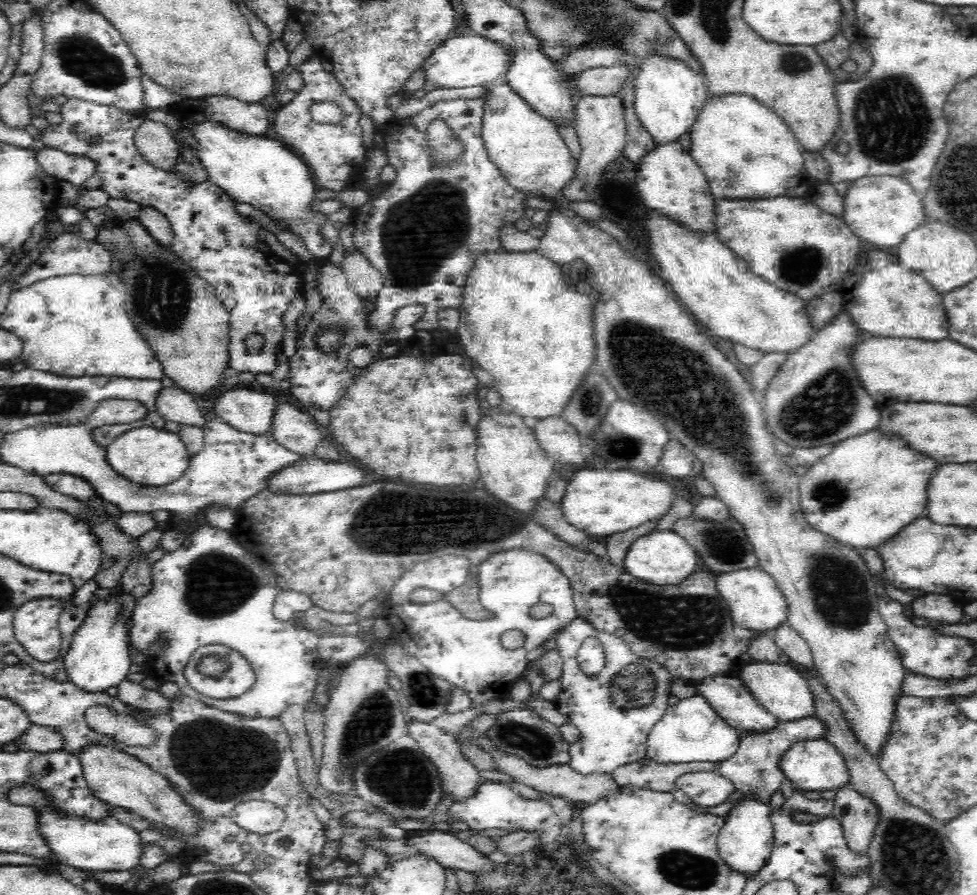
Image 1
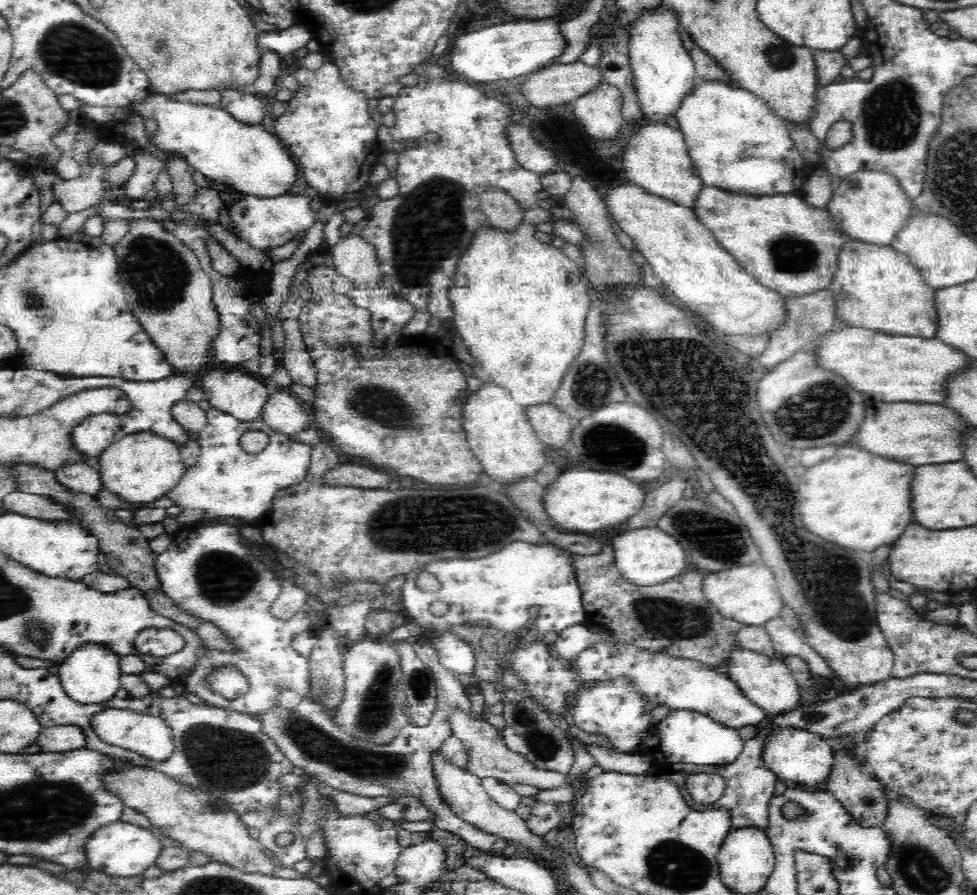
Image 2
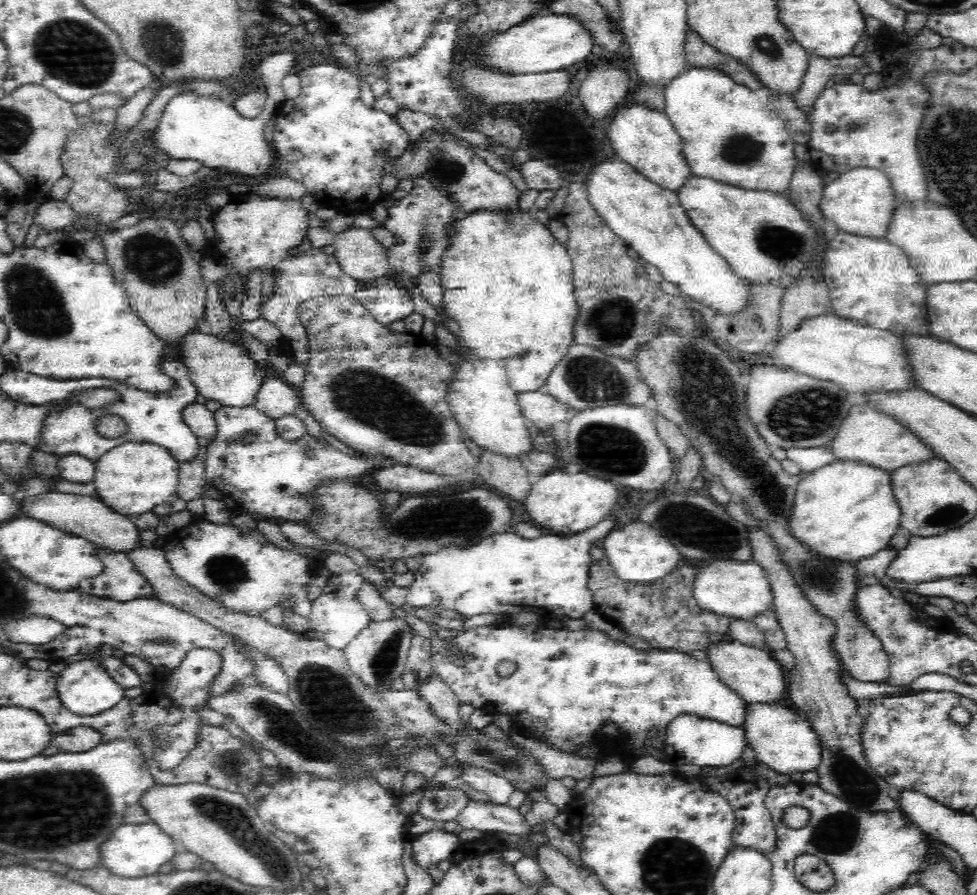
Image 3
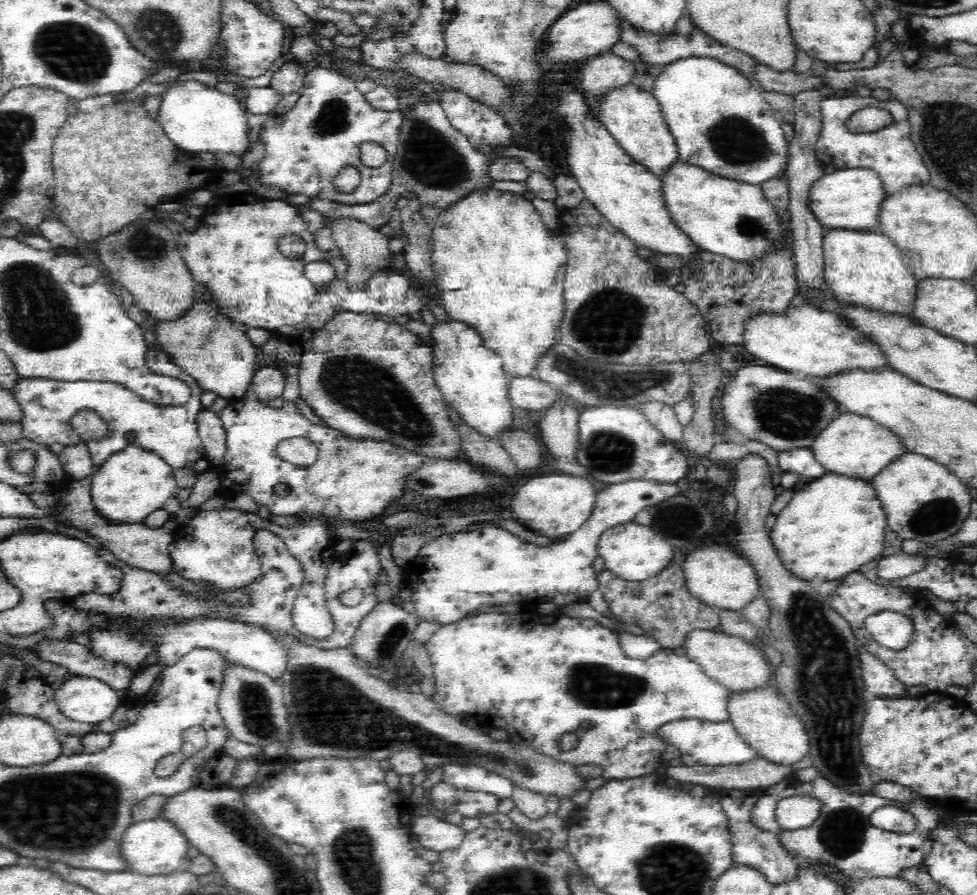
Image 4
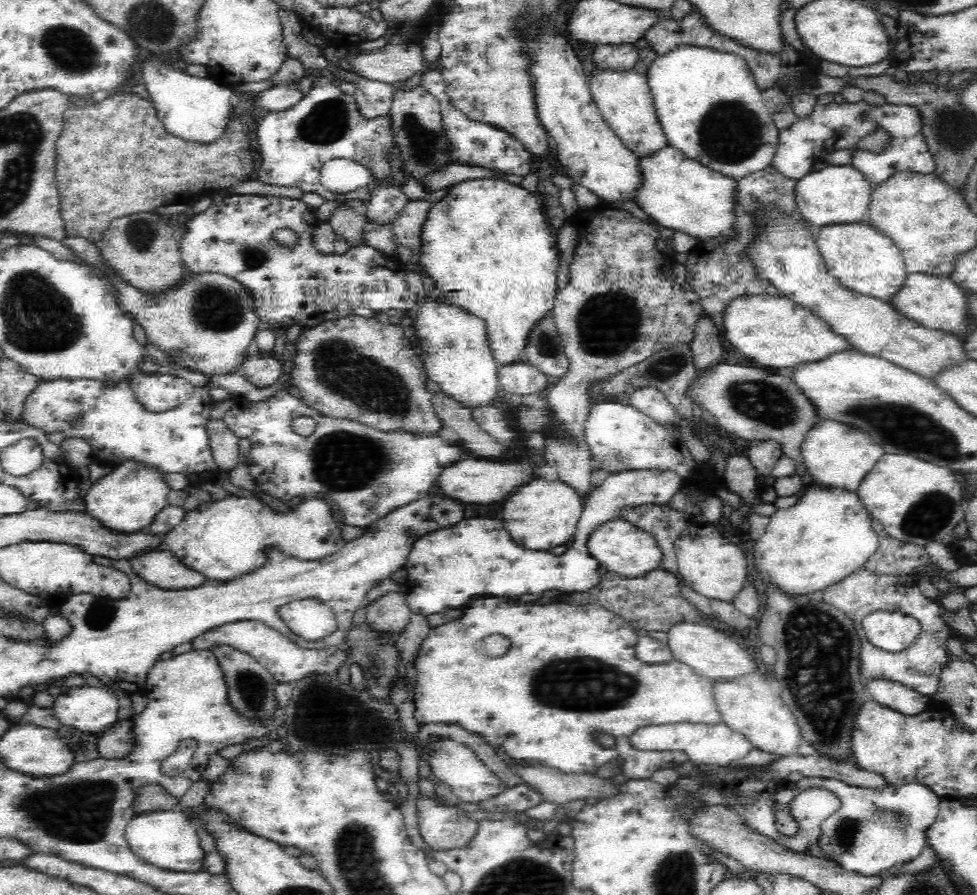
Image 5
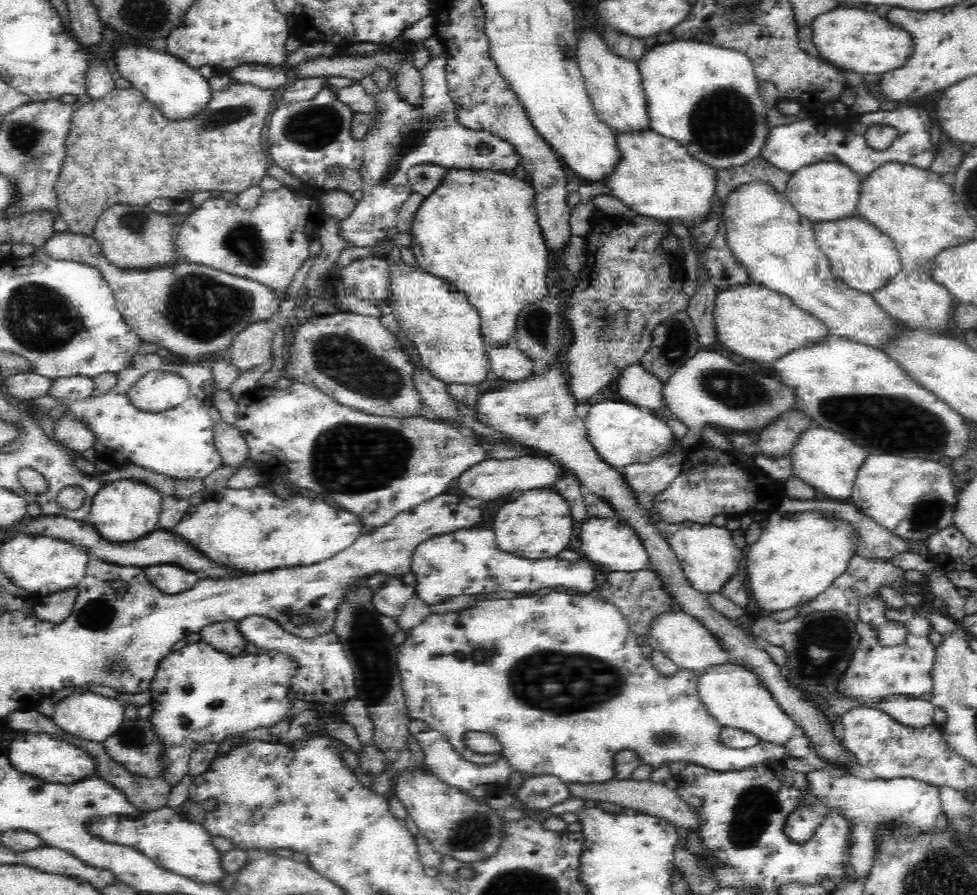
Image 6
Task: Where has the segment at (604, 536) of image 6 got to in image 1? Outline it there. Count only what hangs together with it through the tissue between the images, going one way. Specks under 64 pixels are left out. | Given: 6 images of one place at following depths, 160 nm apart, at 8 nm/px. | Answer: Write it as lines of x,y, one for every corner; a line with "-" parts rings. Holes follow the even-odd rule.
654,530
649,534
634,540
624,555
622,568
630,577
651,584
674,584
686,580
688,574
693,574
701,568
694,549
688,546
676,532

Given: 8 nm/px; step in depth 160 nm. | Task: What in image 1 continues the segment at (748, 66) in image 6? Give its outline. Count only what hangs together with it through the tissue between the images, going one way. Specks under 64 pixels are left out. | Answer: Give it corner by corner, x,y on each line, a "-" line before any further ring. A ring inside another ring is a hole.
748,94
709,96
690,125
690,154
708,181
715,199
767,199
807,197
812,178
806,171
801,146
790,127
770,107

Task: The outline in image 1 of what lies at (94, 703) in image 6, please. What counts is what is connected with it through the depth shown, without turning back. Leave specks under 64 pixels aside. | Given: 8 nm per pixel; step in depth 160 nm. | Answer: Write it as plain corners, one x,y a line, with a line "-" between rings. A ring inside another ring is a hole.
115,600
96,602
72,639
71,648
63,660
63,668
75,688
90,694
104,693
126,678
132,662
129,654
131,642
123,620
119,618
119,606

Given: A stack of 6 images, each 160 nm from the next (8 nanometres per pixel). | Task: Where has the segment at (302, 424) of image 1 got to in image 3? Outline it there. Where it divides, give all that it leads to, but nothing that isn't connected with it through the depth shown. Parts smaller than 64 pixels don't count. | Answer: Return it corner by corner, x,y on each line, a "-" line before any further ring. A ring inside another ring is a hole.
269,371
259,386
254,405
275,420
278,417
293,415
299,398
297,389

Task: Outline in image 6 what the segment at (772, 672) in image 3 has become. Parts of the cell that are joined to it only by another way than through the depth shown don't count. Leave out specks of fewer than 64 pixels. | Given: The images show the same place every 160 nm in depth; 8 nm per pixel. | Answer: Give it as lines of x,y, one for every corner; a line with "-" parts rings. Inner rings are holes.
678,609
656,615
646,635
650,638
648,641
651,649
662,653
680,669
688,669
698,674
704,667
730,661
730,656
720,648
718,640
695,618

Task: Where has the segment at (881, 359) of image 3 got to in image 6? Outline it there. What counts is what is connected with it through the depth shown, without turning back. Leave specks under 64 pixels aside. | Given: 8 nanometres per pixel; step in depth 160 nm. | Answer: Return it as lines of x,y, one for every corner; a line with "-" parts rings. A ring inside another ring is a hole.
754,282
717,291
712,317
717,341
734,354
758,362
774,362
780,355
809,345
829,332
821,320
796,306
791,298

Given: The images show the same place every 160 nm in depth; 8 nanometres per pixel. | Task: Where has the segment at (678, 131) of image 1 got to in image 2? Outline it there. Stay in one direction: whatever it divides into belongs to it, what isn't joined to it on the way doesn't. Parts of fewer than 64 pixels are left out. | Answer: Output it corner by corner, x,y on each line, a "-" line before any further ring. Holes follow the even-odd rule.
664,2
655,7
644,7
639,15
631,22
629,34
629,64
633,71
634,84
636,85
641,111
646,119
664,121
666,115
672,115
677,109
680,100
690,92
696,82
695,65
681,40
680,17
674,7
666,7

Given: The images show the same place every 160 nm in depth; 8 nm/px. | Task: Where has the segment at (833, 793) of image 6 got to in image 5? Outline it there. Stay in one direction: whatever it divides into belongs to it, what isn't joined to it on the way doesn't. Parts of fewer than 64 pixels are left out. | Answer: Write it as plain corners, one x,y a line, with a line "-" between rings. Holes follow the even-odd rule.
808,778
779,782
778,808
774,812
778,832
782,836
796,836
800,823
792,815
792,800
808,788
826,788
836,794
841,805
834,814
820,823
822,852
847,871
868,877
876,876
895,864
916,860
926,845
926,832
934,824
941,797
926,784
907,782
882,788
862,788
831,778

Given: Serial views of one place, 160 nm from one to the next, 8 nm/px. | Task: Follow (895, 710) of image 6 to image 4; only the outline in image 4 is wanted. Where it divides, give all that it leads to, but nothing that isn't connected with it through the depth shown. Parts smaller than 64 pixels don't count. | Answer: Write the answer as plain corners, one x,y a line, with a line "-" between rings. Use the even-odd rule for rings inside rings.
859,648
859,654
861,654
860,666
865,690
874,694
876,698
888,700
902,700
908,697
908,687
900,682
883,662
862,648

